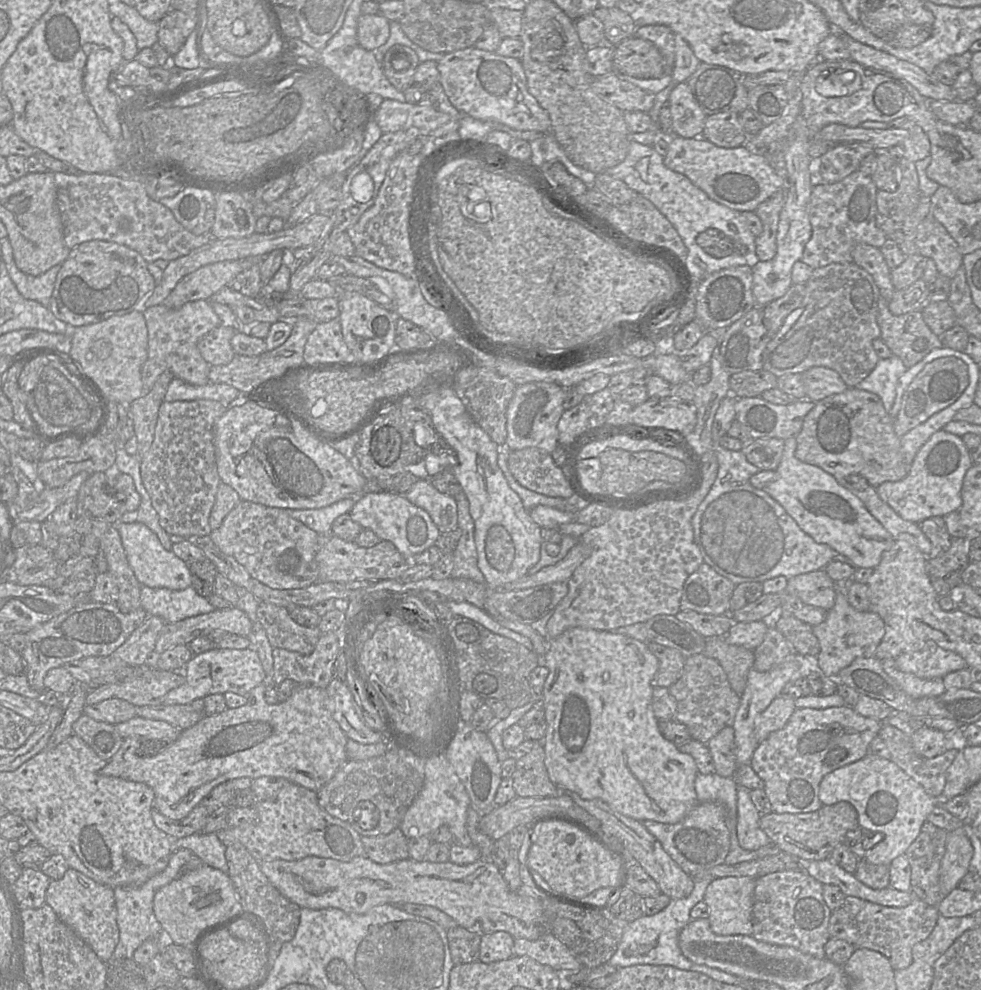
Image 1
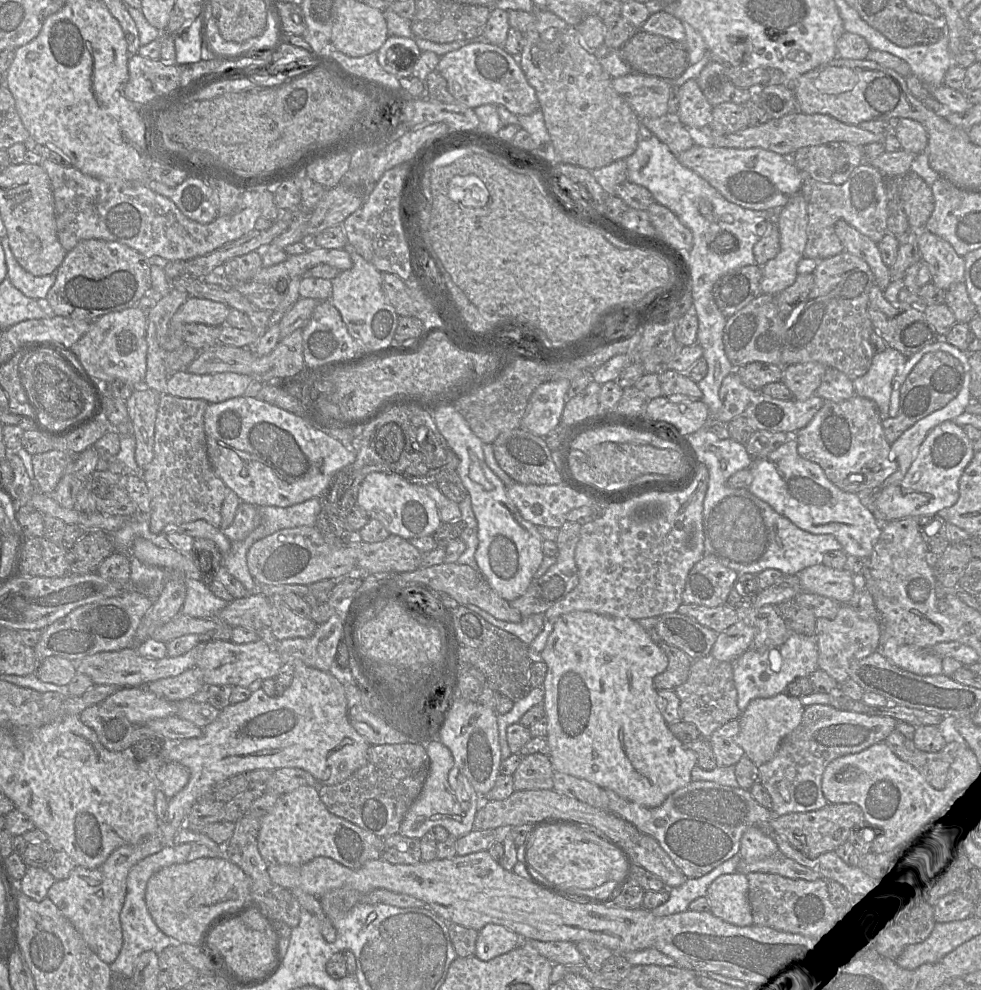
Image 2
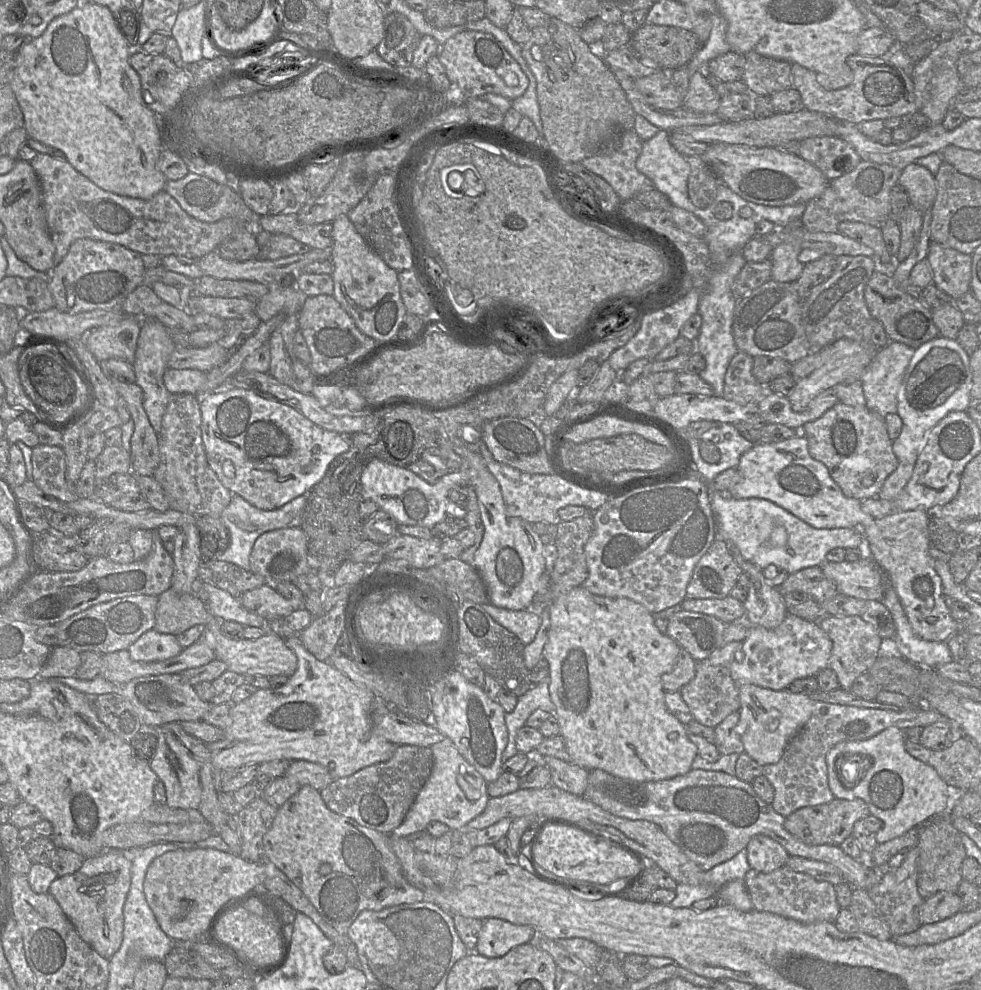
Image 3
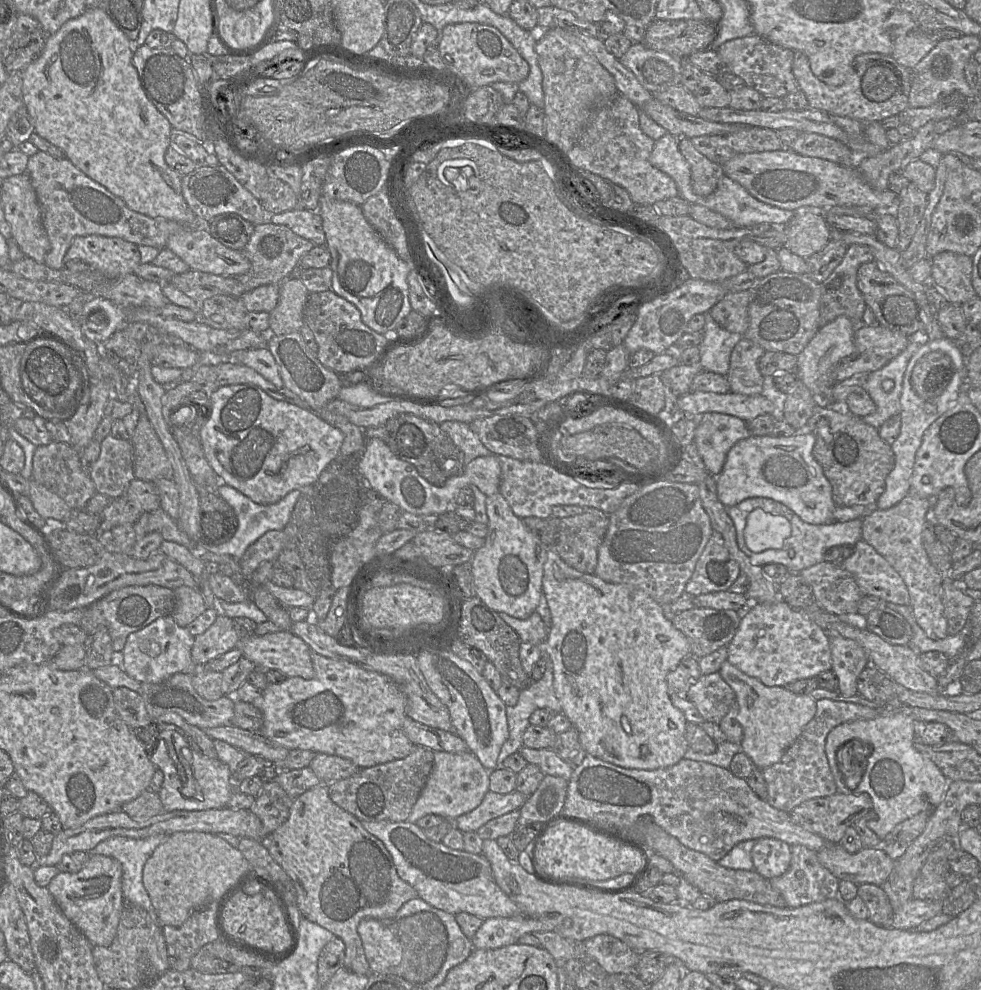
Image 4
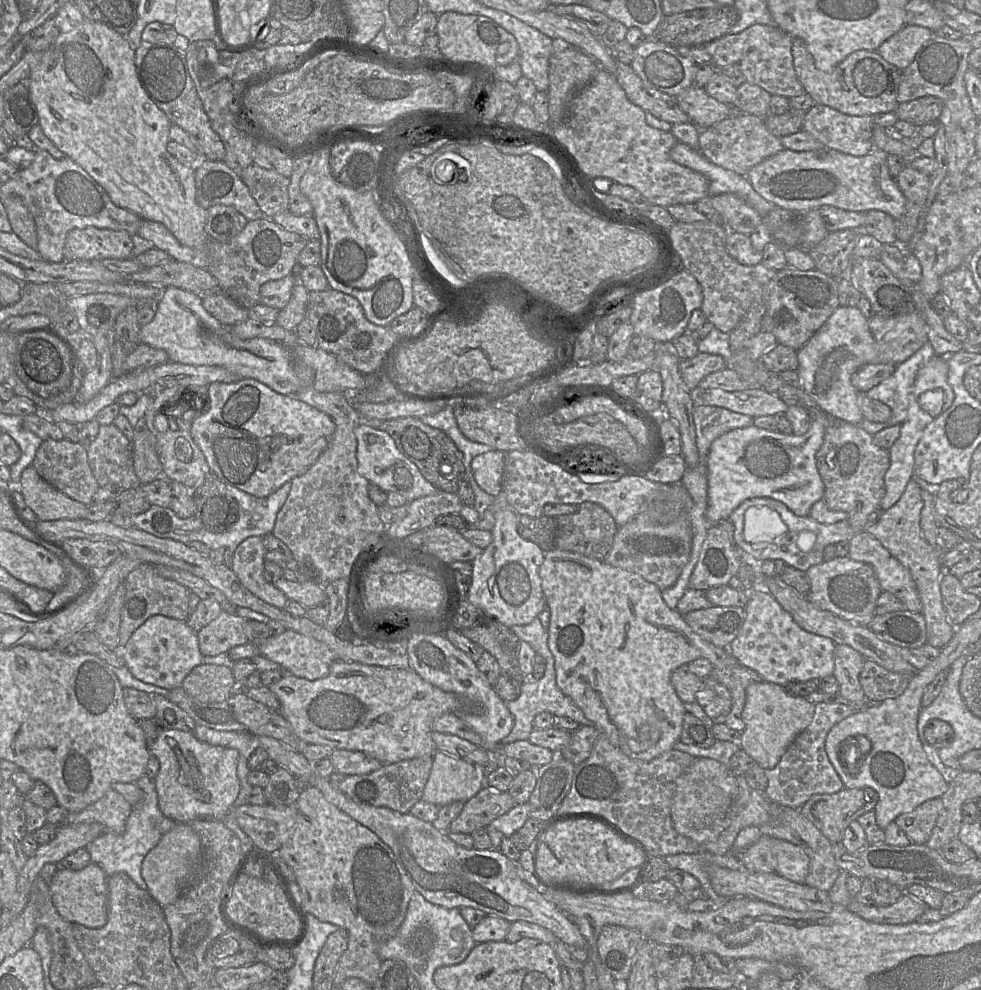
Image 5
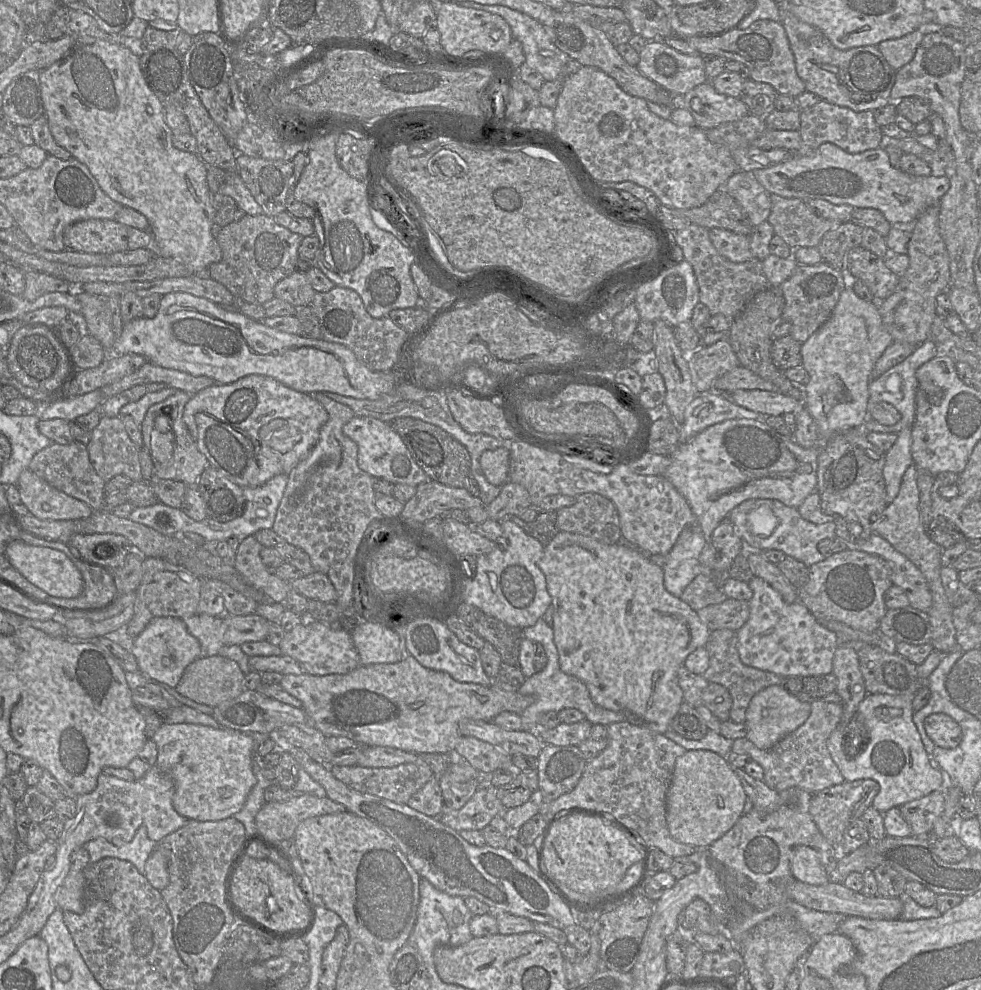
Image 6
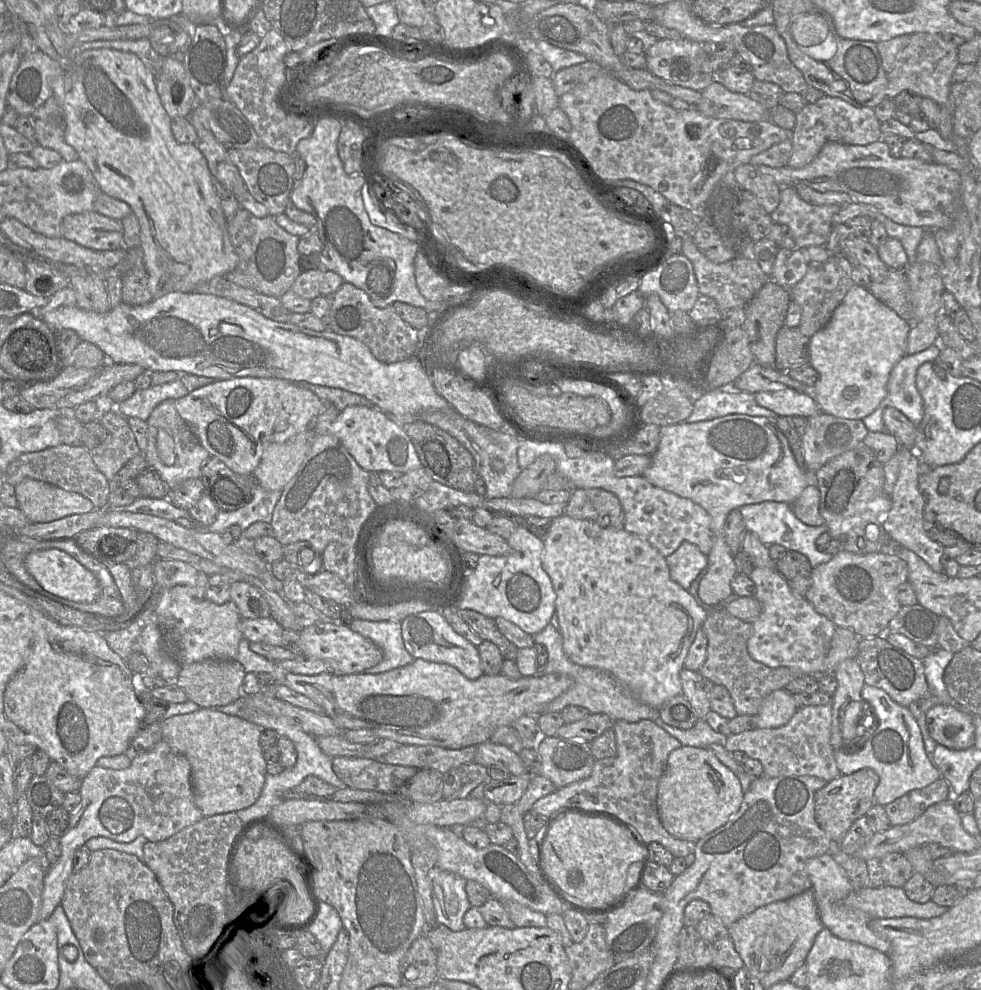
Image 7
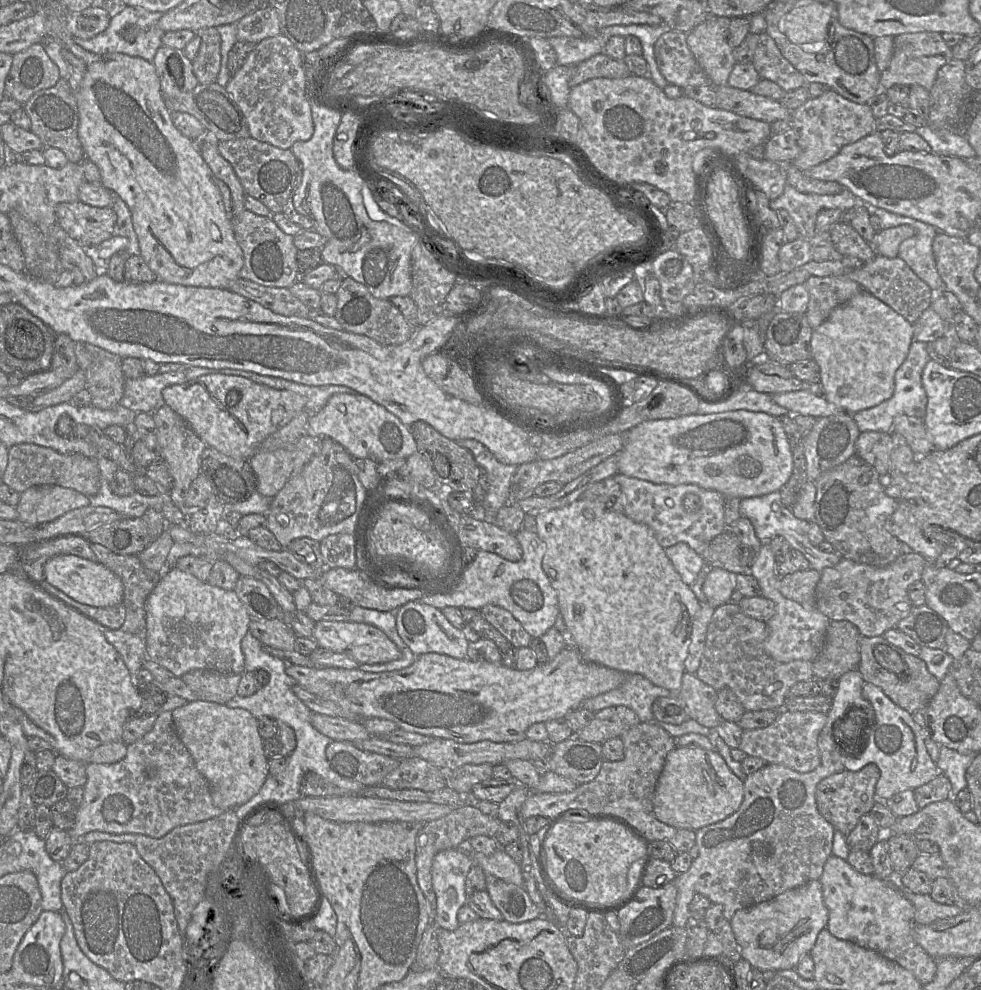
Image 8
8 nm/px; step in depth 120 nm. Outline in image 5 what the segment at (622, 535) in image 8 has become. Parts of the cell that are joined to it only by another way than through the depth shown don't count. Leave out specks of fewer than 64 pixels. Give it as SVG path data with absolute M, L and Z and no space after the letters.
M554 548L545 552L539 575L551 612L548 646L555 659L556 683L560 690L572 699L600 733L607 736L612 745L628 757L650 761L673 749L680 739L686 713L685 704L671 683L673 671L697 658L706 658L718 668L733 666L739 661L728 649L717 647L695 633L676 608L666 605L658 586L636 573Z

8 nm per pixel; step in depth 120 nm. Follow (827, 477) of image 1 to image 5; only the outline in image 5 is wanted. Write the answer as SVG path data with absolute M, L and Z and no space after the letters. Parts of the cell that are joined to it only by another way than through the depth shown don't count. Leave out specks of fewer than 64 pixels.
M811 419L810 429L801 436L785 435L754 425L733 429L716 438L709 448L707 459L707 509L706 519L711 525L729 516L743 501L756 497L768 497L780 501L797 516L808 516L812 505L823 499L825 485L816 464L816 453L823 444L826 427Z

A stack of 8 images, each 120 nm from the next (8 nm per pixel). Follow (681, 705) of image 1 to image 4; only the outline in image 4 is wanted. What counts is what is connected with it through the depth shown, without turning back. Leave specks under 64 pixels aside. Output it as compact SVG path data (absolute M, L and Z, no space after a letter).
M719 672L701 675L690 686L686 699L696 706L705 721L717 724L736 702L734 691Z

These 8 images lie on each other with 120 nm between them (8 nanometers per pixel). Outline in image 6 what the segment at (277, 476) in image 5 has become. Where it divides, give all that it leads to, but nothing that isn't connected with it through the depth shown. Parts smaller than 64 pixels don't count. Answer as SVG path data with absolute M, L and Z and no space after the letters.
M258 374L247 375L230 384L215 383L196 394L193 394L190 400L186 403L183 412L183 420L194 438L199 451L205 455L210 464L213 465L223 476L241 487L257 487L263 485L276 475L288 475L299 462L309 455L312 448L317 443L320 436L320 429L327 422L328 417L326 409L315 399L313 395L298 392L270 376Z

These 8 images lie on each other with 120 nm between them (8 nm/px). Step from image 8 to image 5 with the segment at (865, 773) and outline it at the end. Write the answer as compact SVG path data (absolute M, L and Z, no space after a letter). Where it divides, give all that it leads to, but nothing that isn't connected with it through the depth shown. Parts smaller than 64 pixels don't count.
M843 788L832 794L814 794L800 808L800 812L831 842L840 843L844 830L862 814L875 808L878 794L872 788Z

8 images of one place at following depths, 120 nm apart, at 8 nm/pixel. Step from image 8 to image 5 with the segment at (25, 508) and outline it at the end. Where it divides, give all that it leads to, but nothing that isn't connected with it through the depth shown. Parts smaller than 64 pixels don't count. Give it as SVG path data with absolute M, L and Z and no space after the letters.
M31 465L23 470L18 489L39 521L84 519L88 512L87 505L50 485Z

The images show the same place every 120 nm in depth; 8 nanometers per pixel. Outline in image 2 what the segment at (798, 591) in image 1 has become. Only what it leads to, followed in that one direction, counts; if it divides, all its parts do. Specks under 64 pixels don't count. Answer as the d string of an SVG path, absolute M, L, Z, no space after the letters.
M817 564L796 574L803 592L818 594L847 604L855 592L855 578L846 569L837 570Z

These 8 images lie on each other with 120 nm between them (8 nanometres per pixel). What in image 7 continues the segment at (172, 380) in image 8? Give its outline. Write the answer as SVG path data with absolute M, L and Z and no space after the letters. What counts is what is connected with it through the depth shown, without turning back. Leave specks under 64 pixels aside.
M180 381L150 386L144 390L136 390L134 394L114 407L126 418L136 417L146 421L154 408L167 399L179 399L189 391Z

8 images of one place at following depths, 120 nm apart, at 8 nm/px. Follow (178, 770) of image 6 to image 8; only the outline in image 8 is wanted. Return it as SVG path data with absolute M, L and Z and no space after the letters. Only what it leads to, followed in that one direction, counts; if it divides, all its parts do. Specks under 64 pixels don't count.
M197 700L173 710L172 718L179 739L210 786L216 807L234 810L259 792L269 776L268 759L264 755L258 719L248 710Z

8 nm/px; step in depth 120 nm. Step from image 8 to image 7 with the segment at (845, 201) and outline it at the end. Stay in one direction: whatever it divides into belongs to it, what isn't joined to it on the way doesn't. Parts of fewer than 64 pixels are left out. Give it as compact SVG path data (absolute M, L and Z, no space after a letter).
M782 187L780 203L770 216L774 223L788 227L796 248L825 246L833 216L848 205L812 205L798 195L795 187Z

